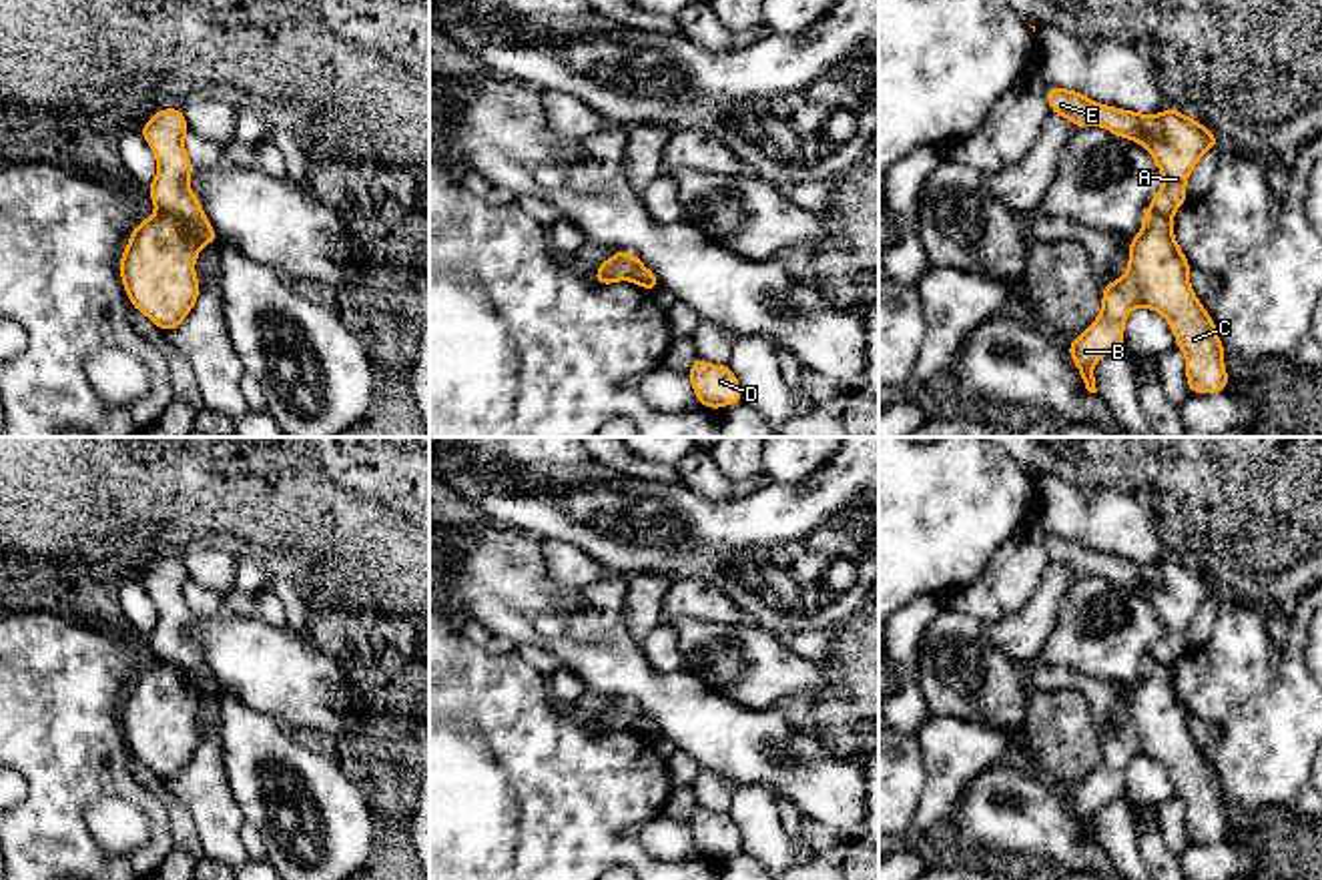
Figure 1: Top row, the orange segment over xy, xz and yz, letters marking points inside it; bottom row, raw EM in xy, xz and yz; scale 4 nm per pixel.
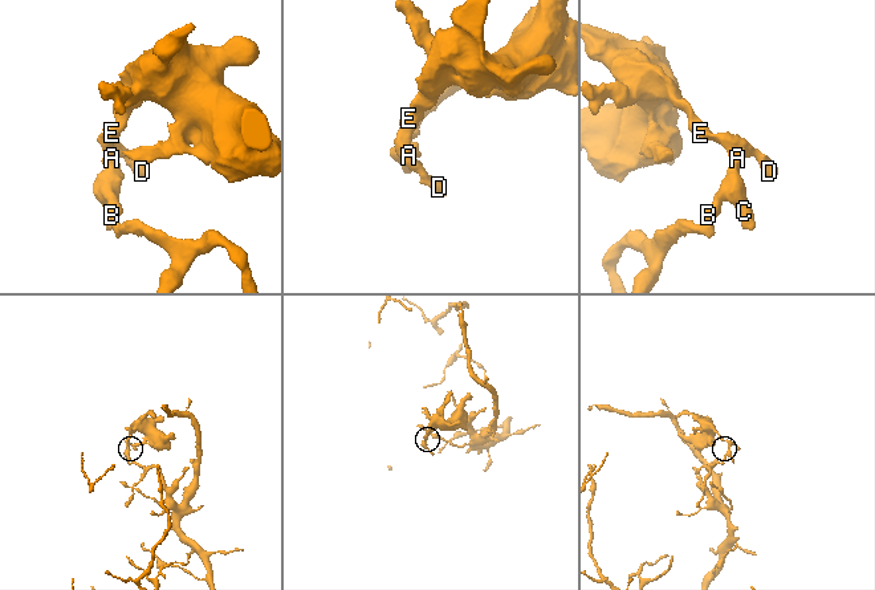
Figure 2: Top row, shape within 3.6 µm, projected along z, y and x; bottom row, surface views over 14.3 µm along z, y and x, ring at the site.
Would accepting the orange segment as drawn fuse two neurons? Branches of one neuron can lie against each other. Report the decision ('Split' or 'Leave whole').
Split

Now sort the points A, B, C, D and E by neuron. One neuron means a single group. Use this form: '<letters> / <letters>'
A D E / B C

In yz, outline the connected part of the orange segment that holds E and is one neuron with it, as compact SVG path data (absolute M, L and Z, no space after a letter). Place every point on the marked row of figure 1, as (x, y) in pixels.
M1047 86L1047 102L1053 114L1065 116L1073 126L1101 126L1119 138L1139 142L1153 156L1164 178L1149 208L1170 221L1188 198L1190 172L1206 150L1222 144L1202 122L1176 108L1139 114L1059 86Z

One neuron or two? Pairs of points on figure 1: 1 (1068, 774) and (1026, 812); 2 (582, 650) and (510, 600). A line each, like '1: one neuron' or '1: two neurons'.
1: two neurons
2: one neuron

